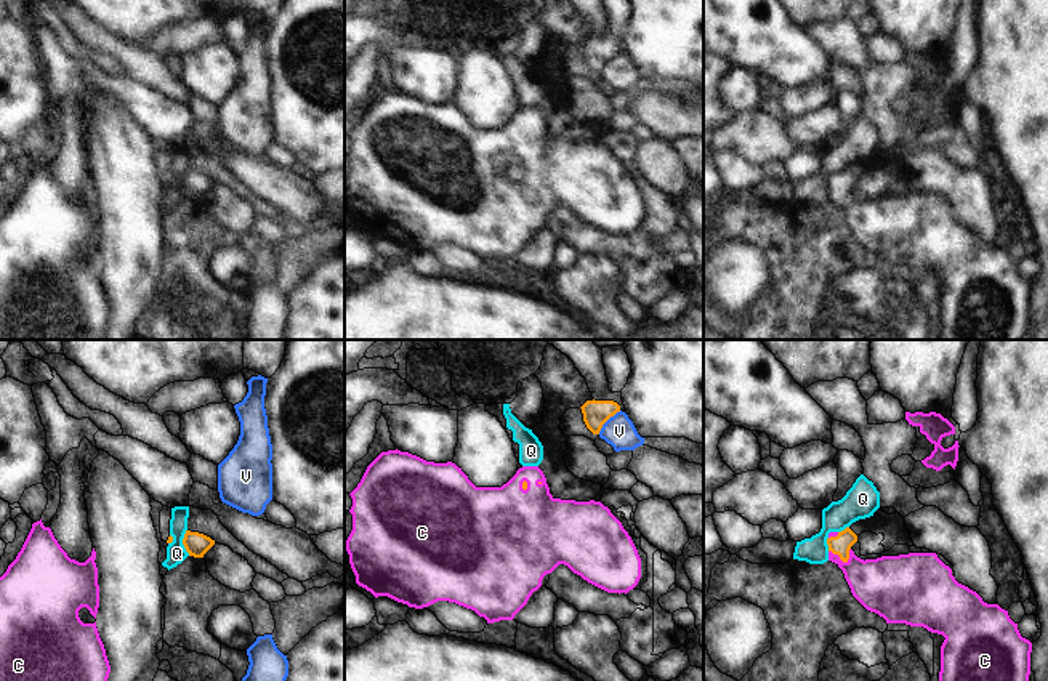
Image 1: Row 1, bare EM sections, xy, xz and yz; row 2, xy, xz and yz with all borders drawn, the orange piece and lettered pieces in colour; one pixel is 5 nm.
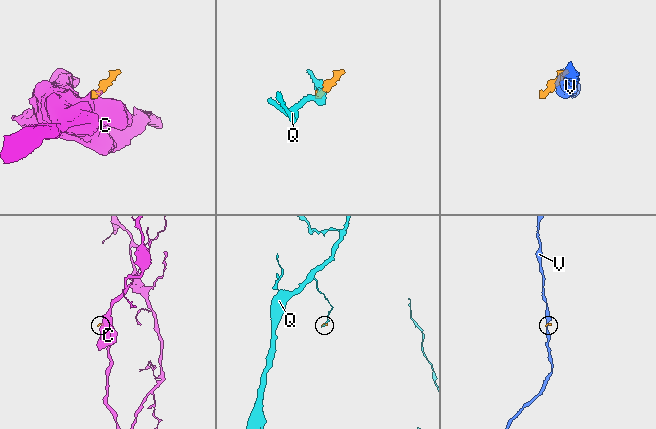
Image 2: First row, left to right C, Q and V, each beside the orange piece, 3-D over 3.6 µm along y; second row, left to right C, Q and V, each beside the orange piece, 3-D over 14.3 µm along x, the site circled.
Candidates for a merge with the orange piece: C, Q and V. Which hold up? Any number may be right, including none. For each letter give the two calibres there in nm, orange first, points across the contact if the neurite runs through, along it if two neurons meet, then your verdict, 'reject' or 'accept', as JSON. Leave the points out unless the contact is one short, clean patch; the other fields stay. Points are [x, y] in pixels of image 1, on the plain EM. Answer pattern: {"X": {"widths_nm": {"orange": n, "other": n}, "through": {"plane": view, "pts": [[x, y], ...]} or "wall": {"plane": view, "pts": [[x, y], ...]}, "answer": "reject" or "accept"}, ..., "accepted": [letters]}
{"C": {"widths_nm": {"orange": 100, "other": 280}, "through": {"plane": "yz", "pts": [[842, 185], [840, 199], [866, 220], [882, 226]]}, "answer": "accept"}, "Q": {"widths_nm": {"orange": 120, "other": 100}, "wall": {"plane": "xy", "pts": [[186, 170], [183, 188], [189, 196]]}, "answer": "reject"}, "V": {"widths_nm": {"orange": 130, "other": 160}, "wall": {"plane": "xz", "pts": [[620, 52], [598, 74]]}, "answer": "reject"}, "accepted": ["C"]}

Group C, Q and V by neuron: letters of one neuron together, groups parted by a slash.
C / Q / V

